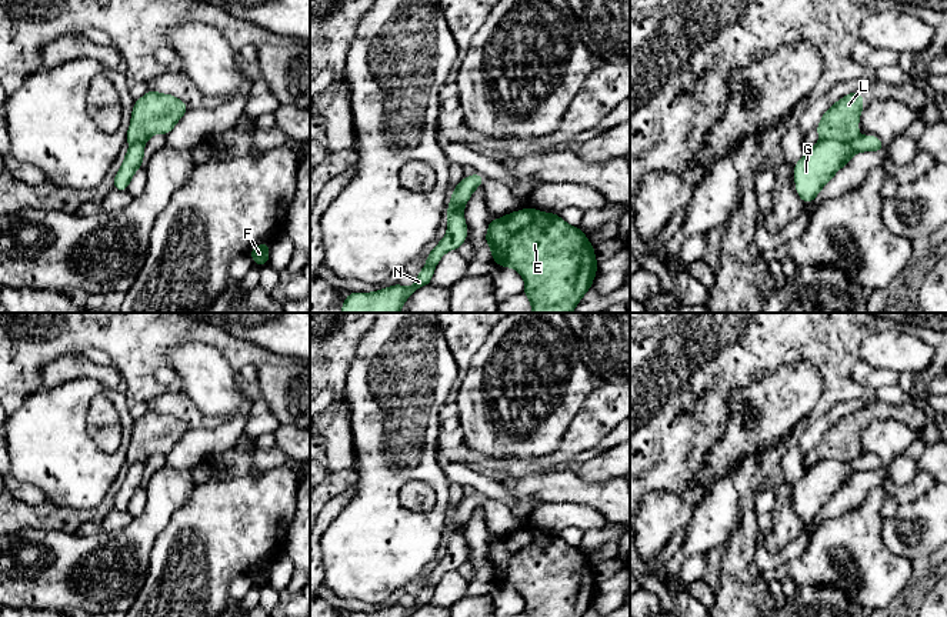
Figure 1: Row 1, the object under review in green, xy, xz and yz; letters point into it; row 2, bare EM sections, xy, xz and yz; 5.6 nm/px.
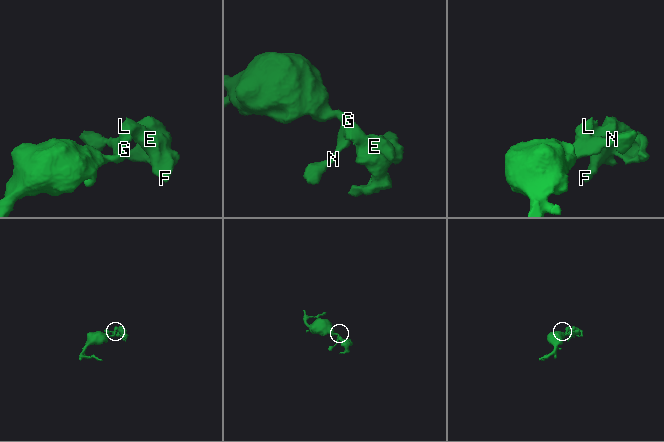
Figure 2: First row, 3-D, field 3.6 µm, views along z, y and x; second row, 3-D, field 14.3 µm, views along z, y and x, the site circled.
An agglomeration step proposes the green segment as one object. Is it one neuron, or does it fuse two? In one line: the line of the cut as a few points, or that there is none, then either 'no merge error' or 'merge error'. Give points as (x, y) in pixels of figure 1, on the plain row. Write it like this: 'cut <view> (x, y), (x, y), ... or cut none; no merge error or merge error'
cut yz (822, 457), (843, 462), (854, 459); merge error

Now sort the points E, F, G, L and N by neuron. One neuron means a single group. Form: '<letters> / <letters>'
E F L / G N

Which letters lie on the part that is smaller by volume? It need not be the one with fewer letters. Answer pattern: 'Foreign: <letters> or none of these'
Foreign: E, F, L

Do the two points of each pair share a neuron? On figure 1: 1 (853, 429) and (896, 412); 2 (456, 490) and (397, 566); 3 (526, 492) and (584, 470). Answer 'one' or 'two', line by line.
1: one
2: two
3: two

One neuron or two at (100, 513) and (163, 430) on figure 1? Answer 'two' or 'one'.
one

